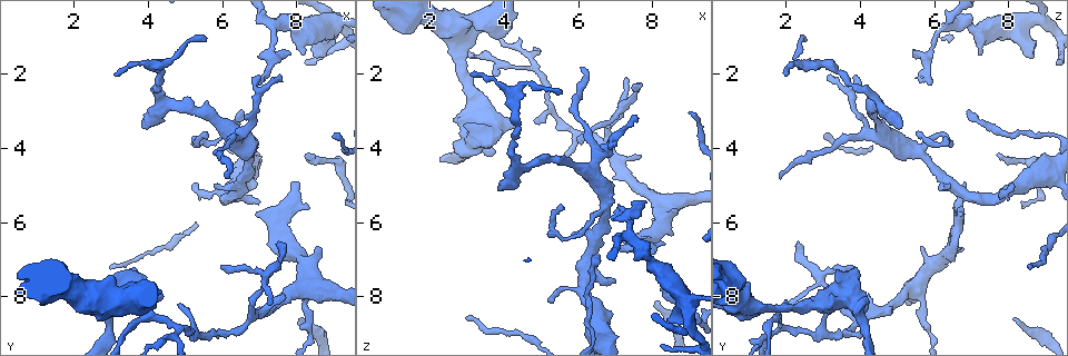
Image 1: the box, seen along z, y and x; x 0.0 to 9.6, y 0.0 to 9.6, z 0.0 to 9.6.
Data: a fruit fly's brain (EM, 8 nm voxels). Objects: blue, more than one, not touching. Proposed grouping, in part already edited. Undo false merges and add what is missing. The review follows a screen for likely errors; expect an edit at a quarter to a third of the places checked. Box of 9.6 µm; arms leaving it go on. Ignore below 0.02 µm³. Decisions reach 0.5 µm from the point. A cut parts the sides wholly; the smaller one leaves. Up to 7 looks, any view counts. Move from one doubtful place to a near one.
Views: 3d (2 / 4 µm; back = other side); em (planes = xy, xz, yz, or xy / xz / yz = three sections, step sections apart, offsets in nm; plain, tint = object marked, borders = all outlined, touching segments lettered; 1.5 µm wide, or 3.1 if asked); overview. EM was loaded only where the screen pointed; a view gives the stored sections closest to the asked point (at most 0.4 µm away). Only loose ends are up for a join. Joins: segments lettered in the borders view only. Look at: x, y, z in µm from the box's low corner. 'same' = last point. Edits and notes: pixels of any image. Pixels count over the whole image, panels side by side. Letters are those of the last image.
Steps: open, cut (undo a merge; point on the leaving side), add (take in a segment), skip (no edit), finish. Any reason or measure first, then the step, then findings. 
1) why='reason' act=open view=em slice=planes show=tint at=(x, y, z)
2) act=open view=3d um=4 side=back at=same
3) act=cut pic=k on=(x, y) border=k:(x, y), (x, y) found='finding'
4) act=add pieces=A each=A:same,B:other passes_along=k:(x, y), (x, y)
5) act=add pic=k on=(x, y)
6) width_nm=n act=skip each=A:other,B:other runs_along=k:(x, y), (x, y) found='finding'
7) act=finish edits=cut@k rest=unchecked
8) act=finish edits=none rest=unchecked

act=open view=3d um=4 side=back at=(6.10, 4.85, 1.85)

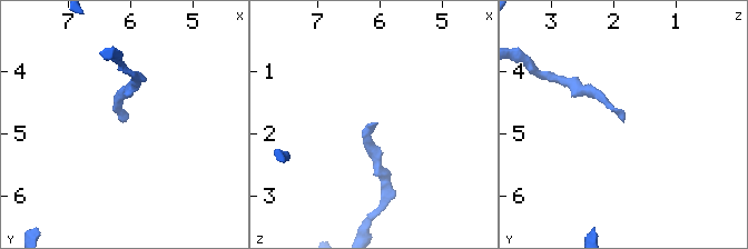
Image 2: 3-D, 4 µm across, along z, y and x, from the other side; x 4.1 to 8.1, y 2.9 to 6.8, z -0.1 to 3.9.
act=open view=em slice=planes show=plain at=(6.10, 4.85, 1.85)

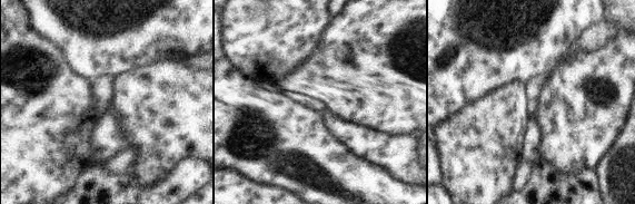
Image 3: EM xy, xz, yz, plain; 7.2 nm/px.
why='see the neighbours' act=open view=em slice=planes show=borders at=same

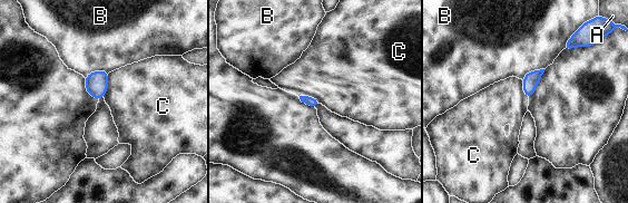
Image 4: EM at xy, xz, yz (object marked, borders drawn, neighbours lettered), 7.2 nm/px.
act=skip each=A:other,B:other,C:other border=4:(109, 73), (107, 89), (102, 96) found='none of them fits'

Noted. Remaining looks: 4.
why='branch stops here' act=open view=3d um=4 at=(5.80, 5.10, 6.35)

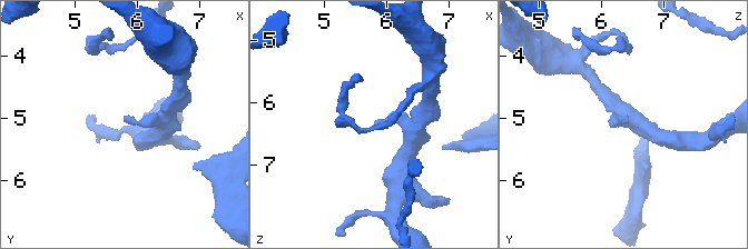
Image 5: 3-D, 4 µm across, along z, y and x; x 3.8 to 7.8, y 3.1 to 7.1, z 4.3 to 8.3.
act=open view=em slice=xz step=8 show=borders at=(5.80, 5.10, 6.40)

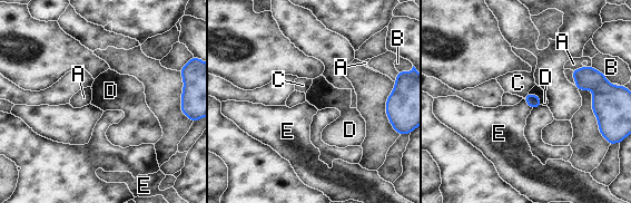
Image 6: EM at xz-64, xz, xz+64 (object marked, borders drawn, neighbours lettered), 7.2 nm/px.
act=open view=em slice=planes show=borders at=same

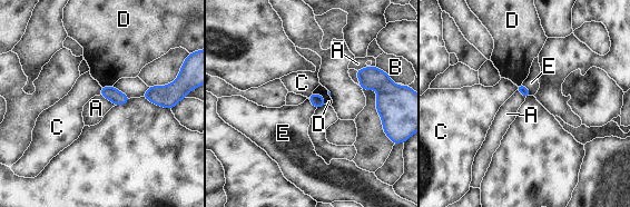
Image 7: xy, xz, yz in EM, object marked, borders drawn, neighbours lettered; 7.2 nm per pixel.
act=skip each=A:other,B:other,C:other,D:other,E:other found='none of them fits'

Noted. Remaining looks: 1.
act=finish edits=none rest=unchecked

